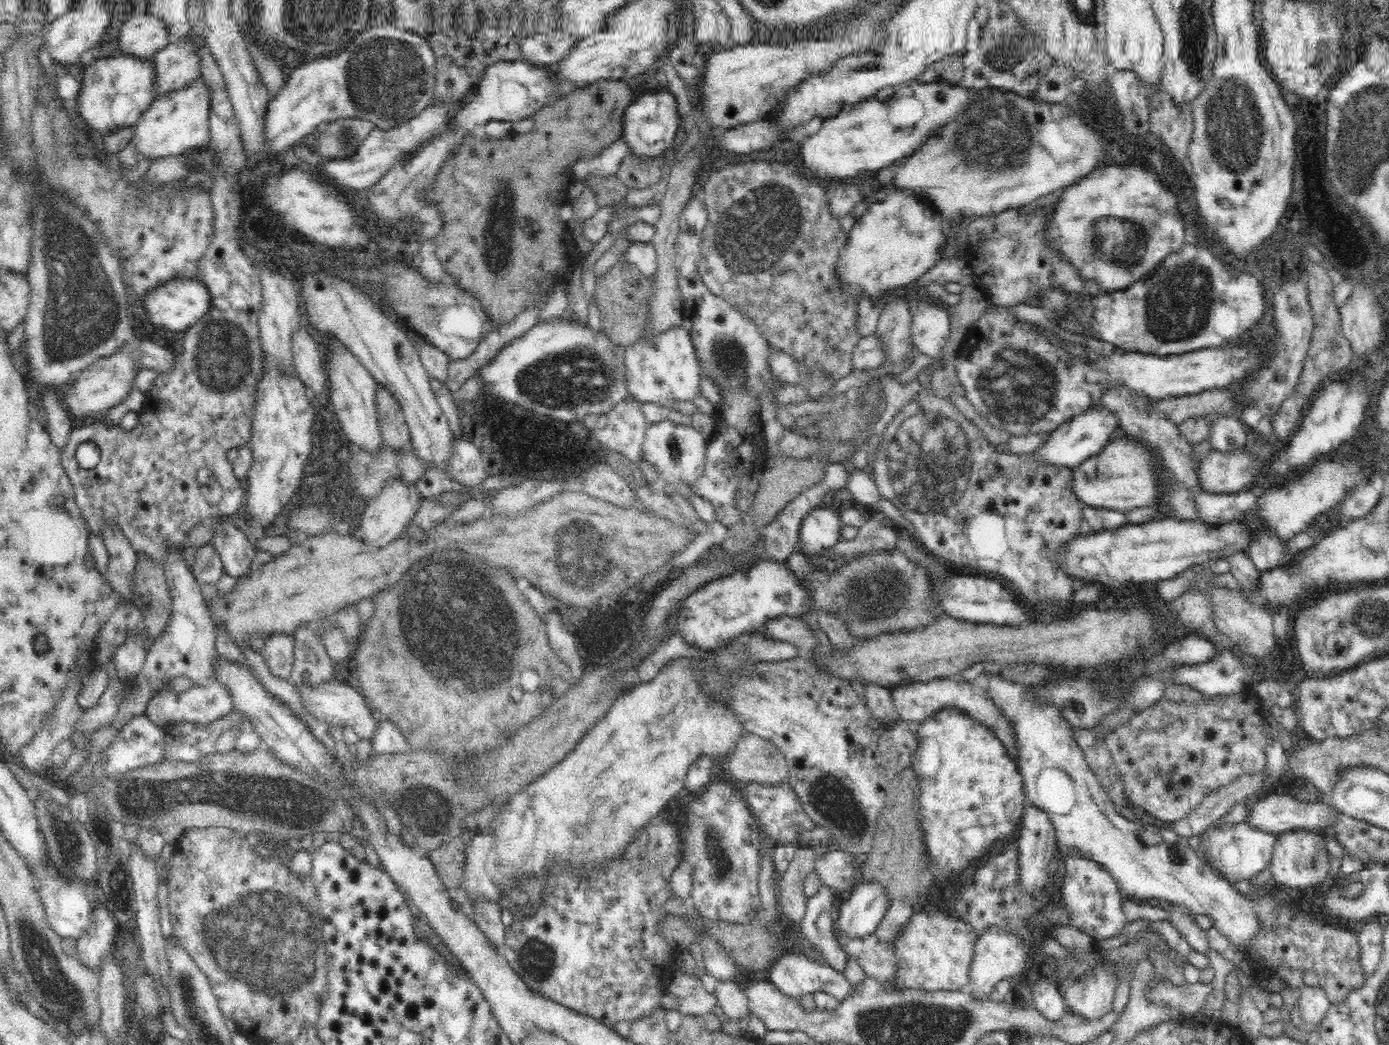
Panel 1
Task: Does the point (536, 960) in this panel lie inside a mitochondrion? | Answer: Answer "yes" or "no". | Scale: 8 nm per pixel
yes

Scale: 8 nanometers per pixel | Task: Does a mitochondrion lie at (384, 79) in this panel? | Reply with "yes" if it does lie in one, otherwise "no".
yes

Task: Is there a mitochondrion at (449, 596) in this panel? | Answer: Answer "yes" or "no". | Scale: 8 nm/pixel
yes

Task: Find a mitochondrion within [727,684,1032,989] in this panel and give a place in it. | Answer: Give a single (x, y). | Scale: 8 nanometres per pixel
(834, 802)

